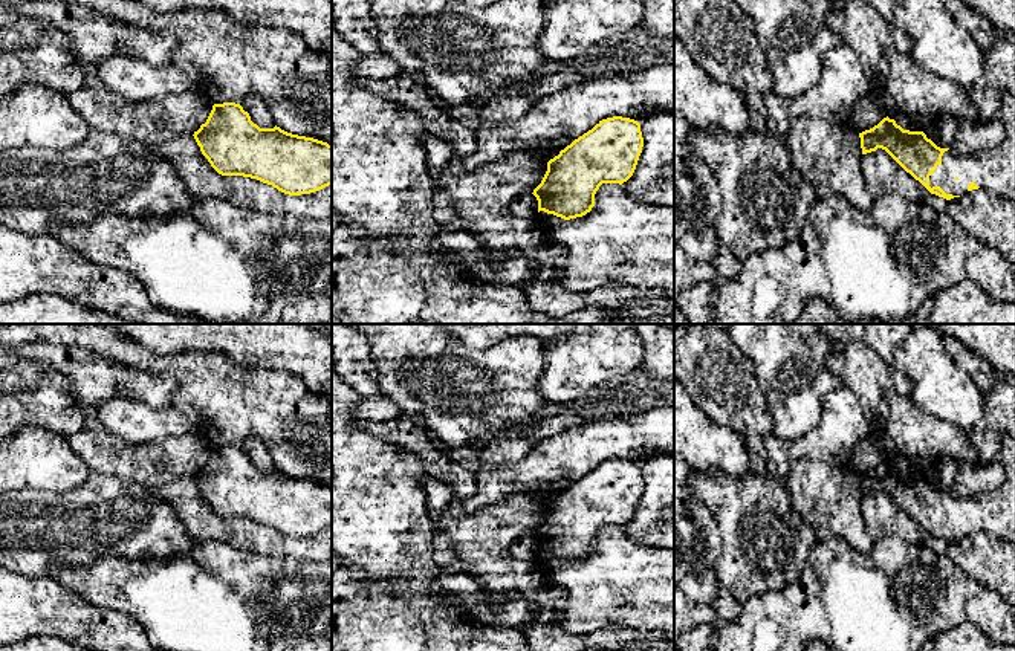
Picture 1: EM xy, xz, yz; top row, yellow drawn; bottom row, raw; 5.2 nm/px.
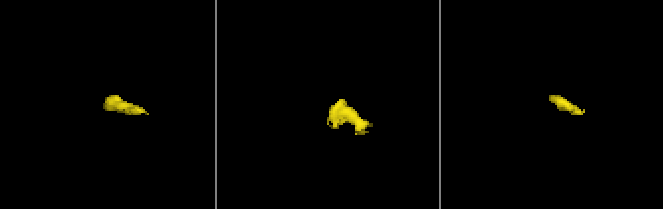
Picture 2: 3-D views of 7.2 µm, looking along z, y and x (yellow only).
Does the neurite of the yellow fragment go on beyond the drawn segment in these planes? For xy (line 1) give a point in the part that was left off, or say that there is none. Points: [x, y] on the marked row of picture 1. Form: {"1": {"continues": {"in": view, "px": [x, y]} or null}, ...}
{"1": {"continues": null}}

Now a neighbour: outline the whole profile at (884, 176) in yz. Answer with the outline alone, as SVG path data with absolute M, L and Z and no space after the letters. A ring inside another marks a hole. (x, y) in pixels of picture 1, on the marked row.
M882 148L864 154L862 173L867 189L874 199L880 196L900 196L908 200L923 202L929 194L919 180Z

